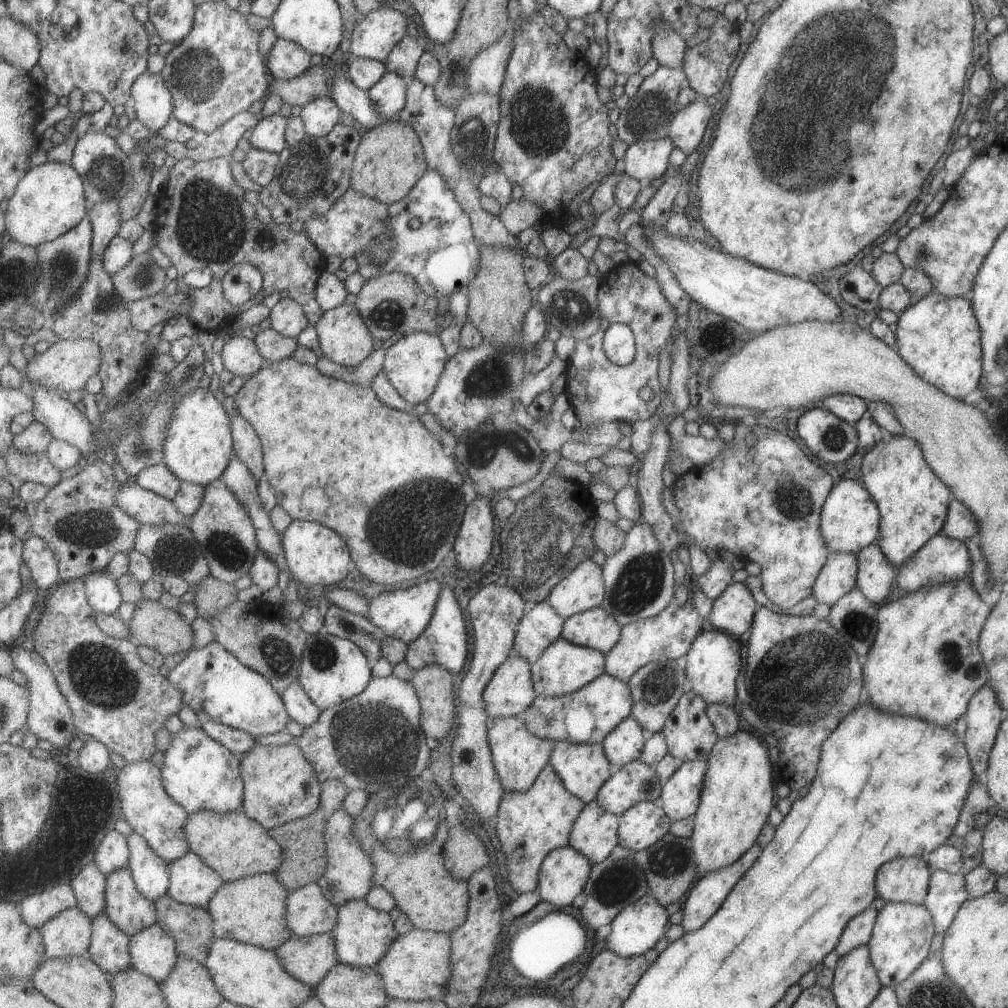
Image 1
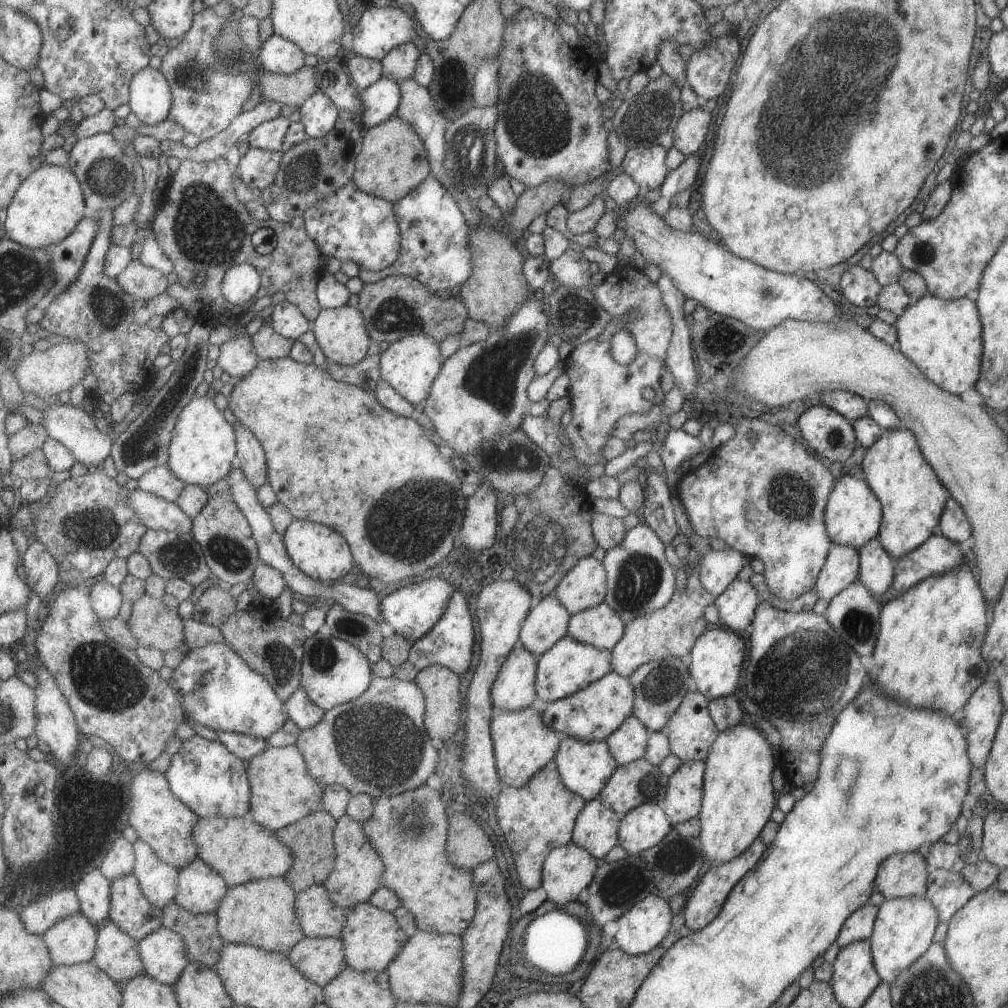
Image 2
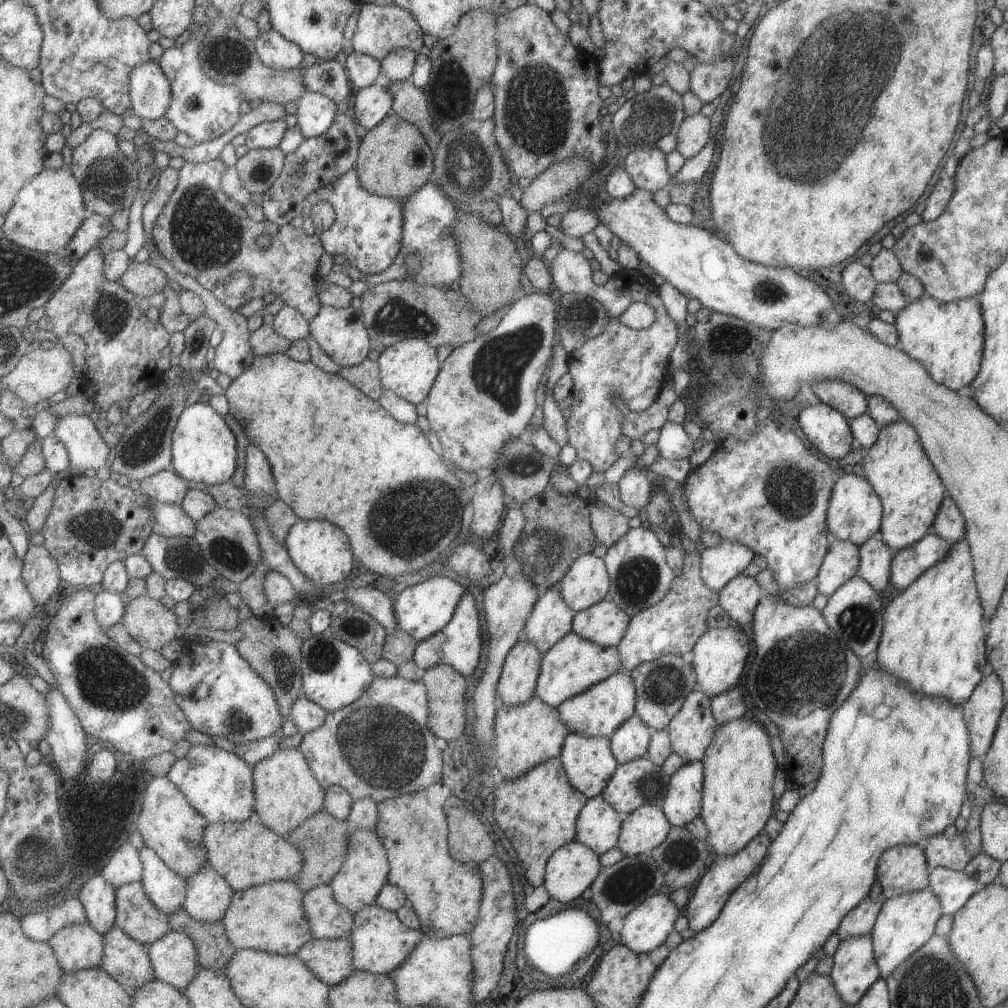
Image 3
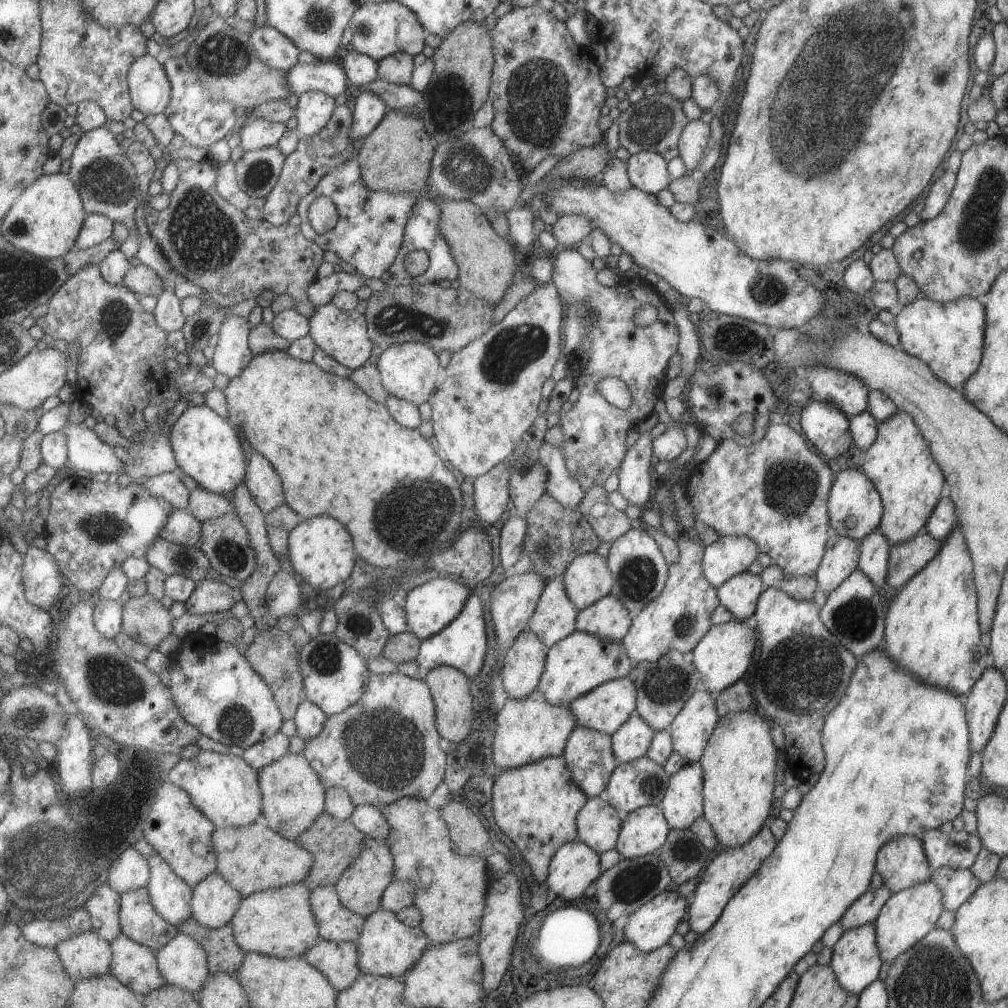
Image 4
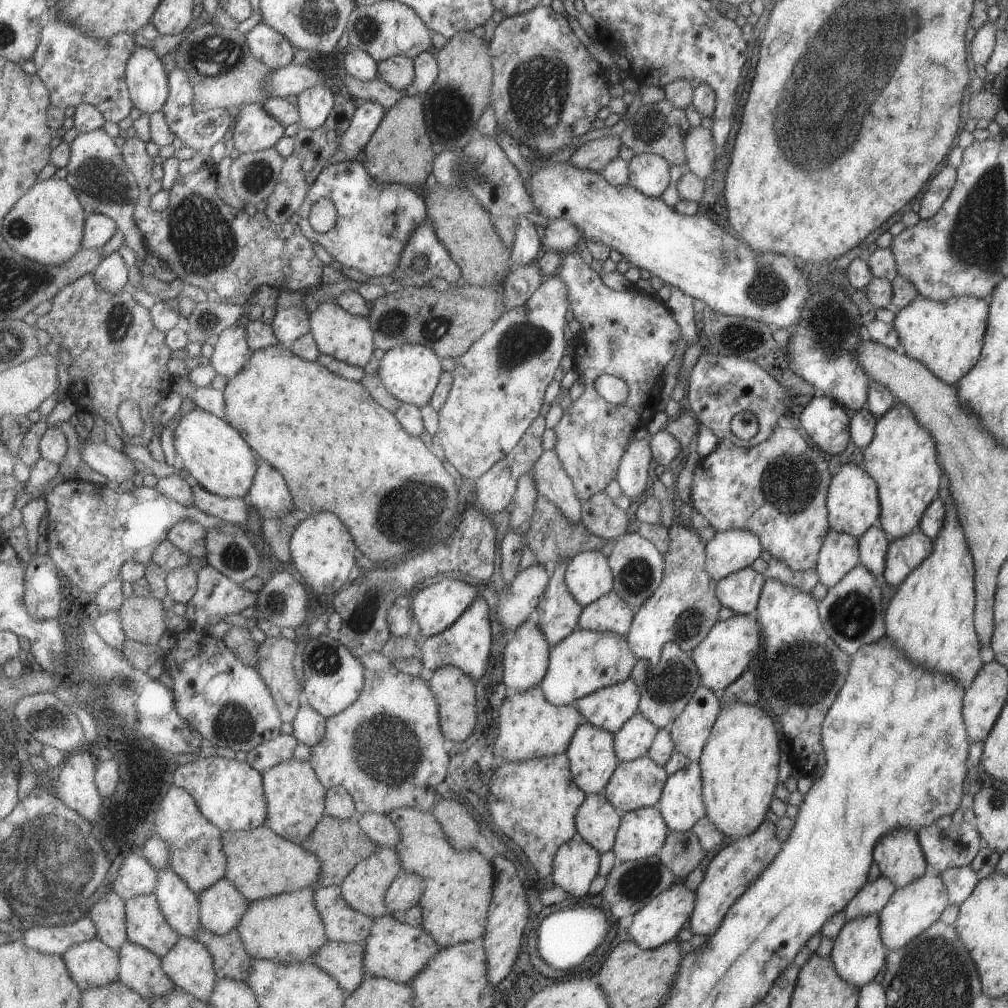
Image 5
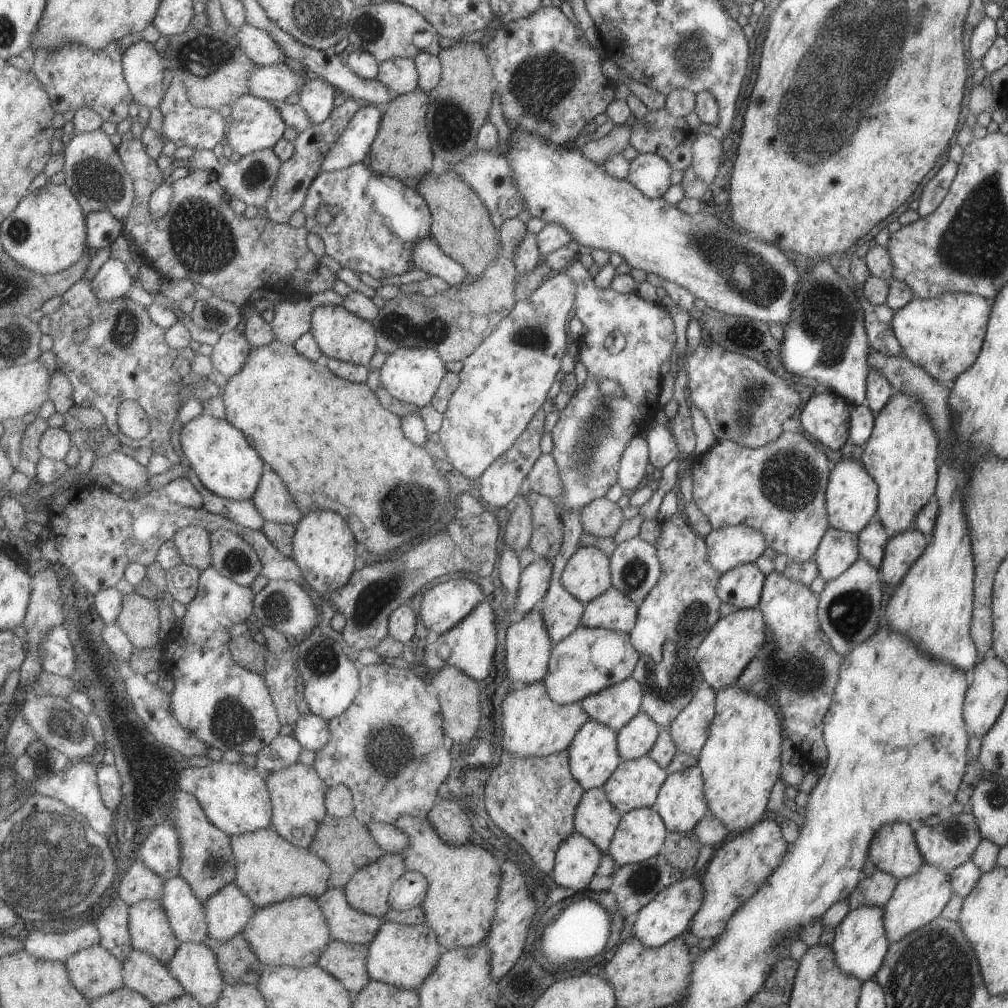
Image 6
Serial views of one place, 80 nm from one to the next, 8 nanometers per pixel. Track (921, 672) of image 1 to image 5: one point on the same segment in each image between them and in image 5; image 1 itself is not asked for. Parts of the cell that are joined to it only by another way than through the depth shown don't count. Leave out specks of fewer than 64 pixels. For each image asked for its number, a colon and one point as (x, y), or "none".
2: (927, 653)
3: (932, 640)
4: (931, 629)
5: (930, 618)

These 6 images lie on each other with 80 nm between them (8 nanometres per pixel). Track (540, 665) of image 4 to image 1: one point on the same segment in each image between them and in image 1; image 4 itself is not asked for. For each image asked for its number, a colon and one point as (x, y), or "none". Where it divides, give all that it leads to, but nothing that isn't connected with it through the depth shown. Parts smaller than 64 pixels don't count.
1: (509, 692)
2: (514, 688)
3: (517, 683)

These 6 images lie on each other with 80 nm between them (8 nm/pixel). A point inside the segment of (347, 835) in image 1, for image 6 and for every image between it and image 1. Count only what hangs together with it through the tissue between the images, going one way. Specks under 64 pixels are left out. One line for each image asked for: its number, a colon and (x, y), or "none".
2: (360, 869)
3: (364, 875)
4: (361, 888)
5: (365, 889)
6: (369, 890)

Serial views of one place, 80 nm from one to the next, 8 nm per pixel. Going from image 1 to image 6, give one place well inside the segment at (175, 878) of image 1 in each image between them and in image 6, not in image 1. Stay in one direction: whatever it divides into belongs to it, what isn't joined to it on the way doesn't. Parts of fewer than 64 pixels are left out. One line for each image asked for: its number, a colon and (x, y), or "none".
2: (201, 890)
3: (210, 895)
4: (216, 901)
5: (223, 906)
6: (229, 912)

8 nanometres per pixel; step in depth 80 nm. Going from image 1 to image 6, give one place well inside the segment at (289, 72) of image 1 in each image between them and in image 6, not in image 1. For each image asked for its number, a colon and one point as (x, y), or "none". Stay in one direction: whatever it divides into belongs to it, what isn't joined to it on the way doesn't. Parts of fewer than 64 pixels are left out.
2: (279, 55)
3: (275, 50)
4: (277, 50)
5: (274, 49)
6: (259, 45)

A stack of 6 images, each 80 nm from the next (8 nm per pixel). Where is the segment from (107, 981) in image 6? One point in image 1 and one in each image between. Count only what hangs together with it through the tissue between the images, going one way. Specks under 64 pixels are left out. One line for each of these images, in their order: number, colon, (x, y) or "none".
1: (68, 935)
2: (74, 940)
3: (78, 947)
4: (86, 955)
5: (93, 964)

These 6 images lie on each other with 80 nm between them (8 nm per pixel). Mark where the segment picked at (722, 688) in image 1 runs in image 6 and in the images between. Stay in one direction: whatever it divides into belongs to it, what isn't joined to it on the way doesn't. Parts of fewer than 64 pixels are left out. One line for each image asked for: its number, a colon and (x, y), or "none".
2: (716, 660)
3: (720, 655)
4: (721, 657)
5: (728, 648)
6: (733, 640)

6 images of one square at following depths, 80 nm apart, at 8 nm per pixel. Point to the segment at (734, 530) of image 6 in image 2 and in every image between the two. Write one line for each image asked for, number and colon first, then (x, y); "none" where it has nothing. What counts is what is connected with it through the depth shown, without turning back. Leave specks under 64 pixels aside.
2: (717, 568)
3: (718, 564)
4: (728, 555)
5: (726, 552)

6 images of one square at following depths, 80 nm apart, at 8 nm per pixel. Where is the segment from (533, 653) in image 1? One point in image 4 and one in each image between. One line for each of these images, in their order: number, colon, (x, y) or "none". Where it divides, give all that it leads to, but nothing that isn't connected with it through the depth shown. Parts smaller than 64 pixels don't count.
2: (547, 622)
3: (551, 619)
4: (555, 615)

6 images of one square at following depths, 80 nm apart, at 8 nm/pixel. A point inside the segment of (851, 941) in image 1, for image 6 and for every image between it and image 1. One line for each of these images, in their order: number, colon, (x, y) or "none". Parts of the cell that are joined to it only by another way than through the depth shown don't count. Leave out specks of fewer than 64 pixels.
2: (858, 925)
3: (859, 920)
4: (865, 909)
5: (871, 897)
6: (875, 889)

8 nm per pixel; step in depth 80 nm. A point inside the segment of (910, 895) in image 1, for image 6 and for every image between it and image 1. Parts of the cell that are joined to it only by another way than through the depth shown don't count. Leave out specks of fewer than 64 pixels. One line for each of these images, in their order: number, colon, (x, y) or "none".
2: (902, 875)
3: (903, 868)
4: (901, 862)
5: (897, 853)
6: (892, 849)

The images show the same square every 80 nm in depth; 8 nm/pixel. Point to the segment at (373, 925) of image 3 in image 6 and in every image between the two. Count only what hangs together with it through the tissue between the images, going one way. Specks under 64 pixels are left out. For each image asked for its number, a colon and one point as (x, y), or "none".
4: (388, 946)
5: (397, 951)
6: (402, 955)

